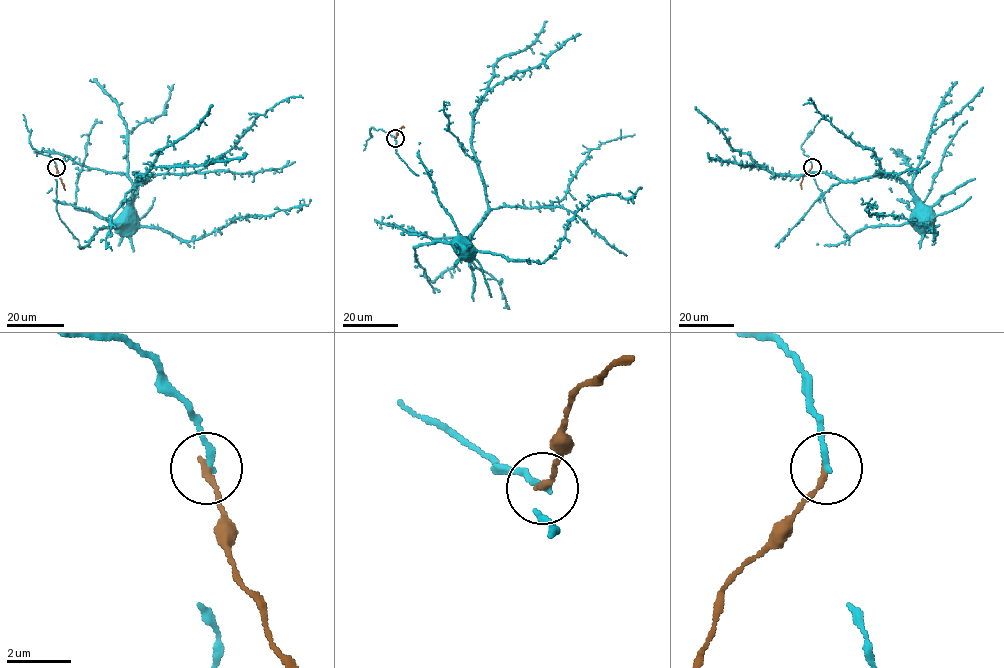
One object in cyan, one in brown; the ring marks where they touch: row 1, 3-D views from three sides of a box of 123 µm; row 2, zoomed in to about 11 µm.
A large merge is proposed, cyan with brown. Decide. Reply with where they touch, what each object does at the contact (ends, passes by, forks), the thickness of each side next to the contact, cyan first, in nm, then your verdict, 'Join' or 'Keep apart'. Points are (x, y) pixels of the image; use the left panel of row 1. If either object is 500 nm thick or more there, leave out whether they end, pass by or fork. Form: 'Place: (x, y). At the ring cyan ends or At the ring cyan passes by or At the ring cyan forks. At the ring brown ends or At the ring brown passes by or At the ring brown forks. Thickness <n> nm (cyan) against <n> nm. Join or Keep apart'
Place: (56, 167). At the ring cyan ends. At the ring brown ends. Thickness 180 nm (cyan) against 190 nm. Keep apart

